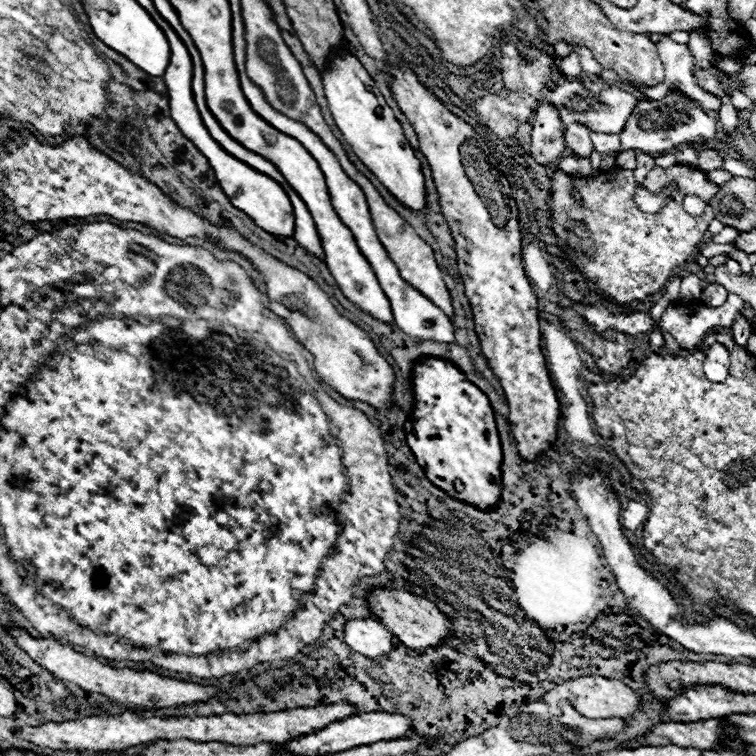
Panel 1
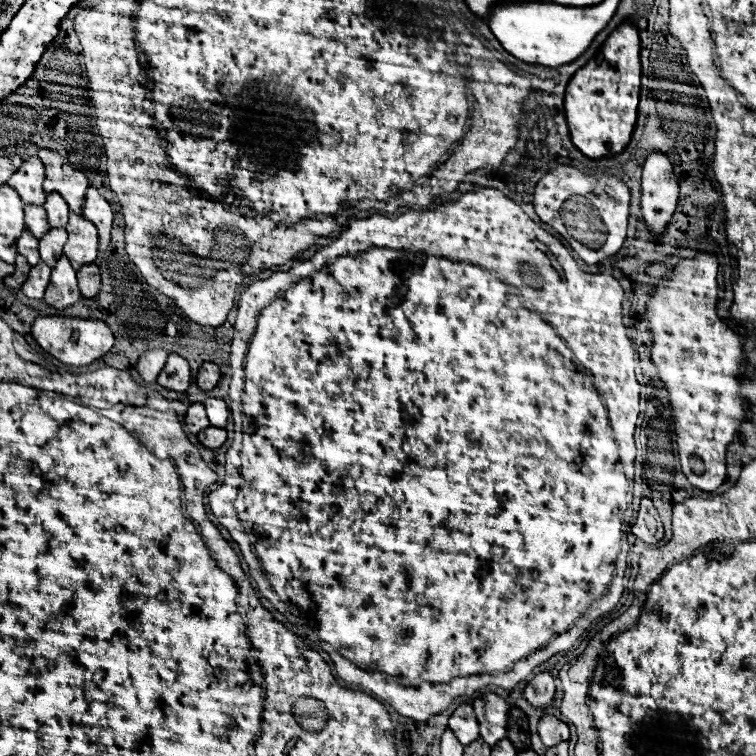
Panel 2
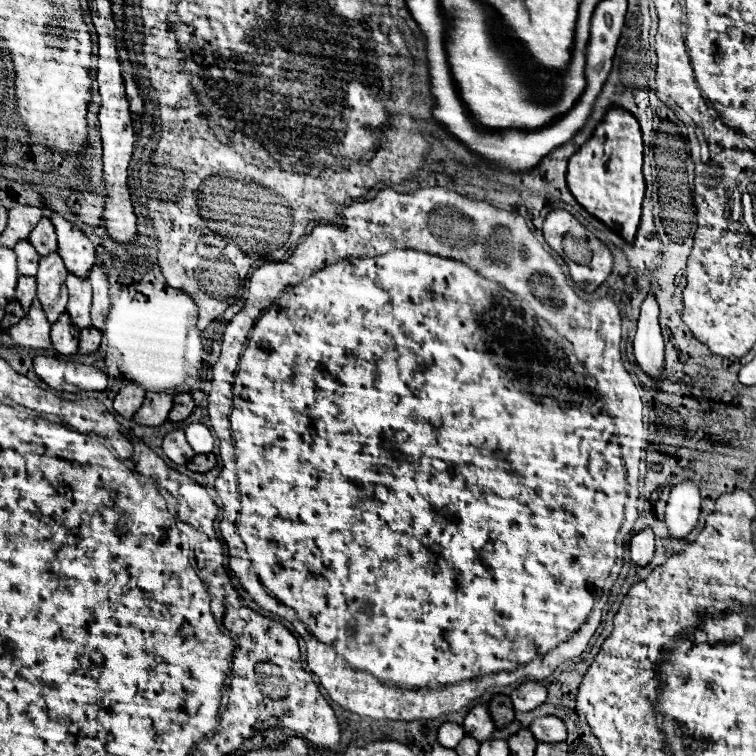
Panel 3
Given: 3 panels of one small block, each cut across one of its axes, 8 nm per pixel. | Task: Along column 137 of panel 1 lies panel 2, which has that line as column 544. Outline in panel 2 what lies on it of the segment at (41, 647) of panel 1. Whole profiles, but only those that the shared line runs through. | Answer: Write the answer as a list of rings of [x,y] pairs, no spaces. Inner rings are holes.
[[[540,672],[540,674],[536,674],[536,676],[528,682],[528,686],[524,688],[524,698],[526,698],[532,706],[542,708],[542,706],[546,706],[546,704],[552,702],[554,692],[556,692],[556,688],[554,688],[554,678],[552,678],[552,674],[550,674],[550,672]]]

